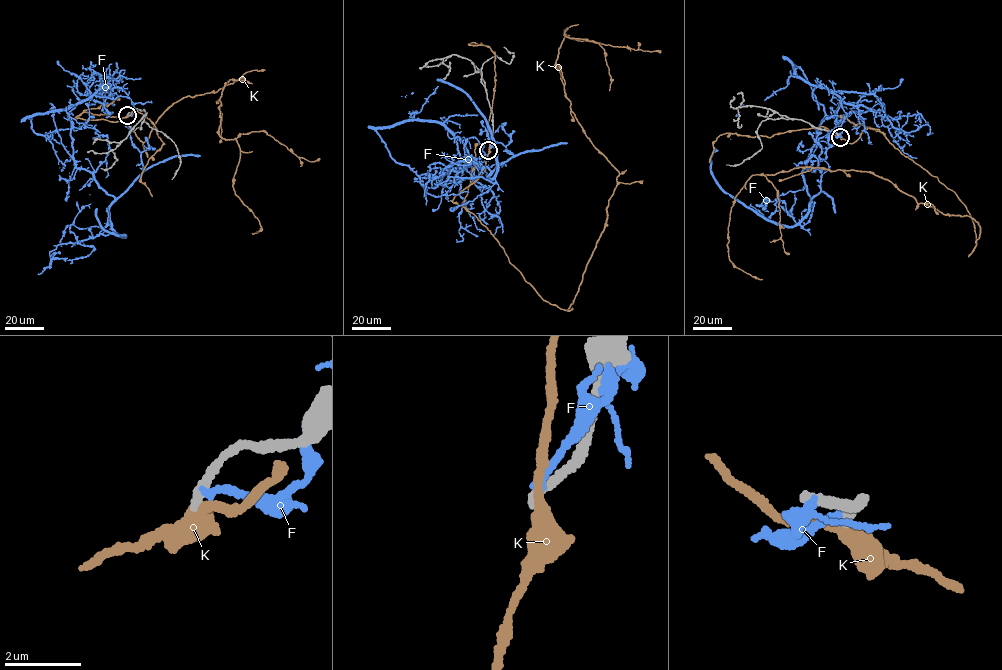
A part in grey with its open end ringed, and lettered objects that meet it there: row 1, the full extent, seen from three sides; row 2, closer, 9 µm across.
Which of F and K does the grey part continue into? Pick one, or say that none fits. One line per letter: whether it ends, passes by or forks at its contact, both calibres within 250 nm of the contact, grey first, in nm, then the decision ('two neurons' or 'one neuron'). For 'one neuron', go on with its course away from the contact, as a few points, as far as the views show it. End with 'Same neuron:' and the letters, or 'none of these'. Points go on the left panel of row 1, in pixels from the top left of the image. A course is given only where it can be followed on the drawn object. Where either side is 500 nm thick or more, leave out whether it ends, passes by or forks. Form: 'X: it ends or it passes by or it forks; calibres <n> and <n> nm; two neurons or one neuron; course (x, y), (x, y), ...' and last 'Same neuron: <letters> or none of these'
F: it ends; calibres 300 and 180 nm; two neurons
K: it passes by; calibres 260 and 360 nm; two neurons
Same neuron: none of these

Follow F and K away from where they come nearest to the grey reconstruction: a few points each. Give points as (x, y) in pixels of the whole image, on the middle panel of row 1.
F: (489, 149), (434, 122), (377, 129), (415, 181), (468, 159), (489, 181), (495, 142), (442, 79), (401, 96)
K: (488, 149), (452, 201), (567, 310), (619, 173), (570, 109), (565, 29), (604, 49), (609, 90)

